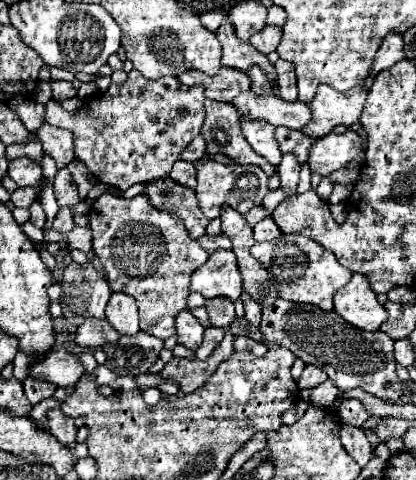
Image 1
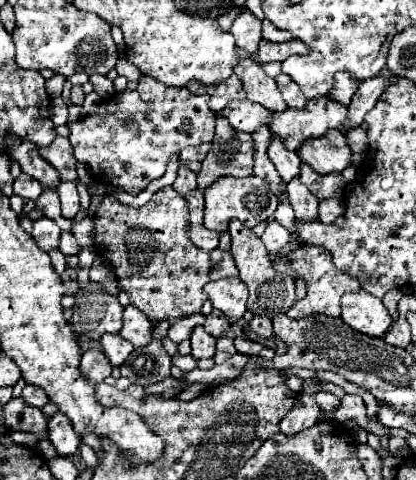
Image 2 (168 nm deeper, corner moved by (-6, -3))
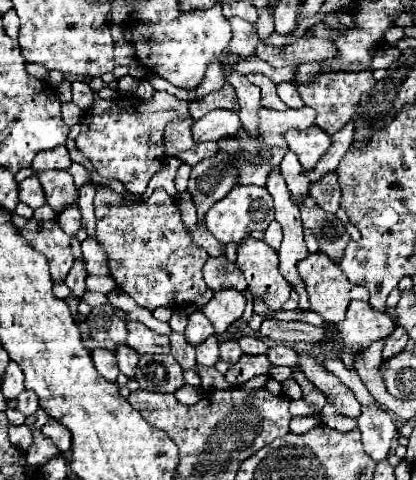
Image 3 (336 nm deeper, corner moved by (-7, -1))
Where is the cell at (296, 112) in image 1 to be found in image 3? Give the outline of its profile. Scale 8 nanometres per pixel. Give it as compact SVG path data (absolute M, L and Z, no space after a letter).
M211 110L207 116L195 120L191 132L195 142L219 140L221 136L235 136L241 130L239 114L233 110Z

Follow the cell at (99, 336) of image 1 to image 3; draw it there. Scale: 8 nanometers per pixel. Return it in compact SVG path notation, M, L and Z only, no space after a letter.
M119 344L117 350L115 350L115 356L117 356L117 366L119 366L119 370L121 370L127 378L131 378L131 376L135 374L135 364L137 364L137 360L139 360L139 354L133 352L127 344Z

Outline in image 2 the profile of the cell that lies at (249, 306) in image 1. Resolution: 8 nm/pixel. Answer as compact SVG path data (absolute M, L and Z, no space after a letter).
M254 316L252 322L250 322L250 328L260 334L260 336L266 336L266 338L272 338L276 336L274 330L272 330L272 320L268 316Z

